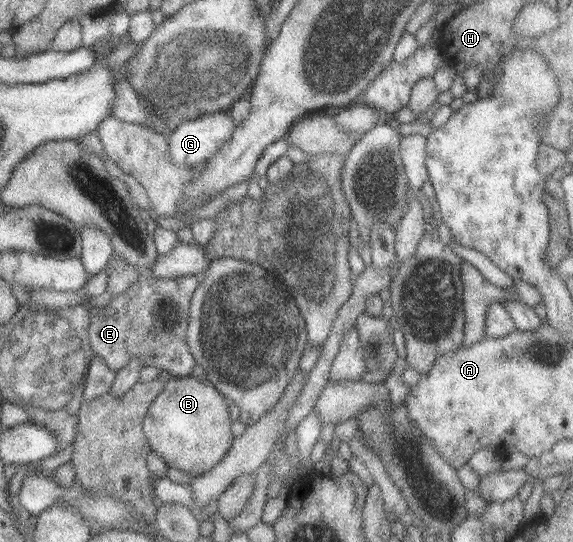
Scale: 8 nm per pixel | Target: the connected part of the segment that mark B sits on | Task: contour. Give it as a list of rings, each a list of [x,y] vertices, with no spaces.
[[[191,376],[168,377],[161,392],[151,401],[141,422],[144,440],[166,467],[185,471],[192,479],[202,475],[223,458],[233,433],[227,407],[229,402],[210,384]]]

